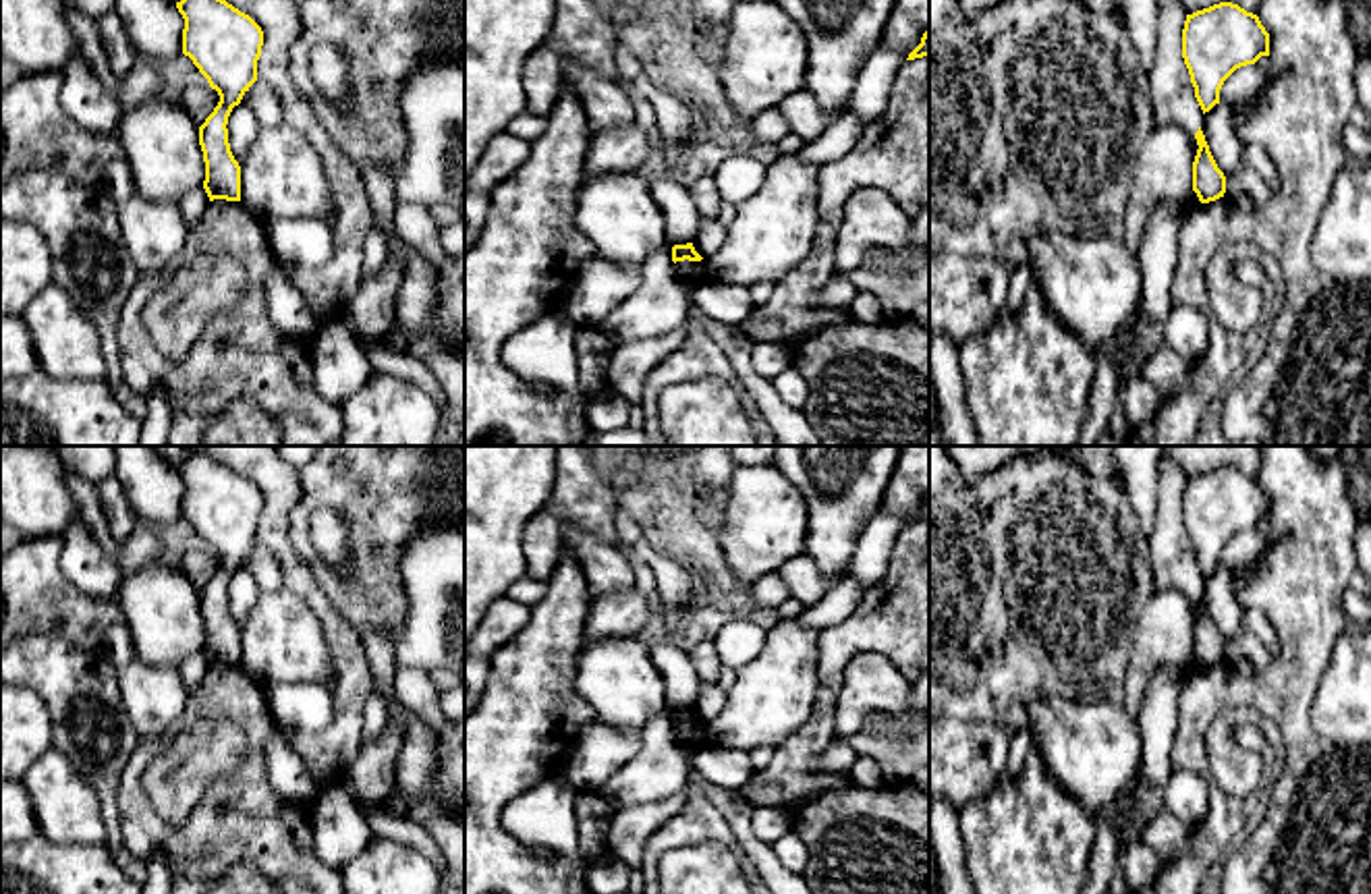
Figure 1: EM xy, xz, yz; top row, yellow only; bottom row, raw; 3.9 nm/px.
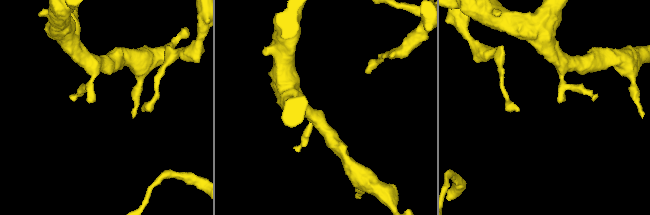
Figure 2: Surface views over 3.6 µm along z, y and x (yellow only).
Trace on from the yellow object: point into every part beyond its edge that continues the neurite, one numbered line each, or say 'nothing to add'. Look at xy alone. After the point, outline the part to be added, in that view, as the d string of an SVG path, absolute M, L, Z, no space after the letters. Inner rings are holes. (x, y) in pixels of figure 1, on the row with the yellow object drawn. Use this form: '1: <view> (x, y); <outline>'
nothing to add

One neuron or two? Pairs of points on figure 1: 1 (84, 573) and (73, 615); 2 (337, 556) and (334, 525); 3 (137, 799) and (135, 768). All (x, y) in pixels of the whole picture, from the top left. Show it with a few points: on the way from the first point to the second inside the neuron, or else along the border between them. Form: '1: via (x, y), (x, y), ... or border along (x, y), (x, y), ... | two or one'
1: border along (63, 544), (61, 573), (77, 590), (115, 600) | two
2: via (334, 548), (334, 534) | one
3: via (133, 791), (133, 776) | one

